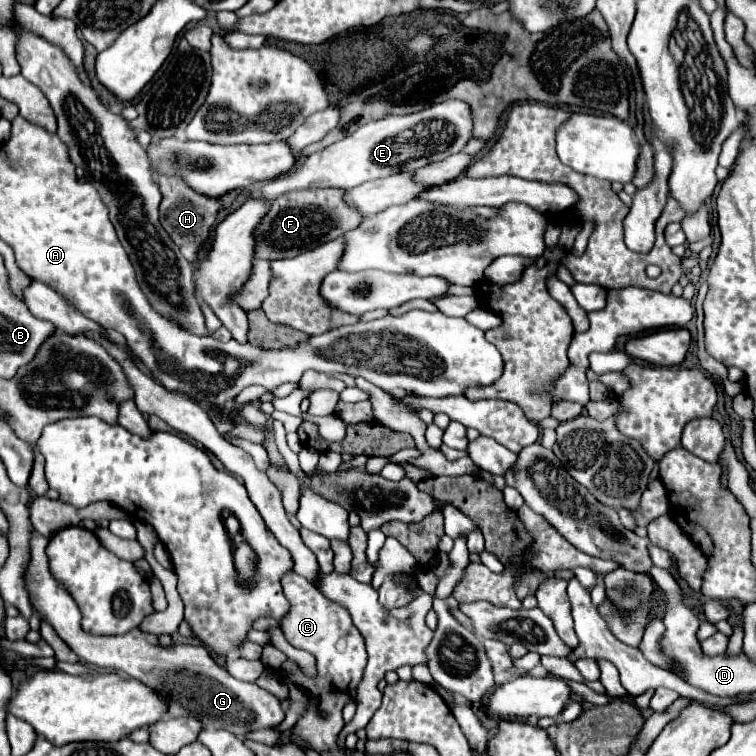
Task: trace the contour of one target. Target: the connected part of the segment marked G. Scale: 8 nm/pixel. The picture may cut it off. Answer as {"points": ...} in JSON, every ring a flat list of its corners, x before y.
{"points":[[30,529,30,563,26,567,26,589,30,595,30,603,32,607,42,615,42,619,46,623,50,623,54,627,54,631,58,633,60,639,64,639,68,643,68,647,74,649,74,653,88,665,96,665,96,667,104,667,104,669,114,669,114,671,124,671,126,675,130,675,132,679,142,681,144,685,148,685,150,689,154,689,168,705,166,715,170,717,194,717,198,721,202,721,204,727,210,729,226,729,234,735,244,735,248,731,256,731,256,729,270,729,274,725,278,725,284,719,284,711,282,705,278,701,276,695,268,693,266,689,260,689,256,683,246,683,240,681,236,677,232,677,228,673,226,667,218,665,210,651,204,645,170,645,170,647,162,647,158,641,158,635,150,635,146,631,142,631,140,627,124,633,124,635,112,635,112,637,96,637,90,635,82,629,80,625,80,611,78,605,74,603,72,595,66,591,66,587,50,573,50,565,48,565,48,555,46,555,46,547,48,547,48,539,44,539,42,535,38,535,38,531]]}

